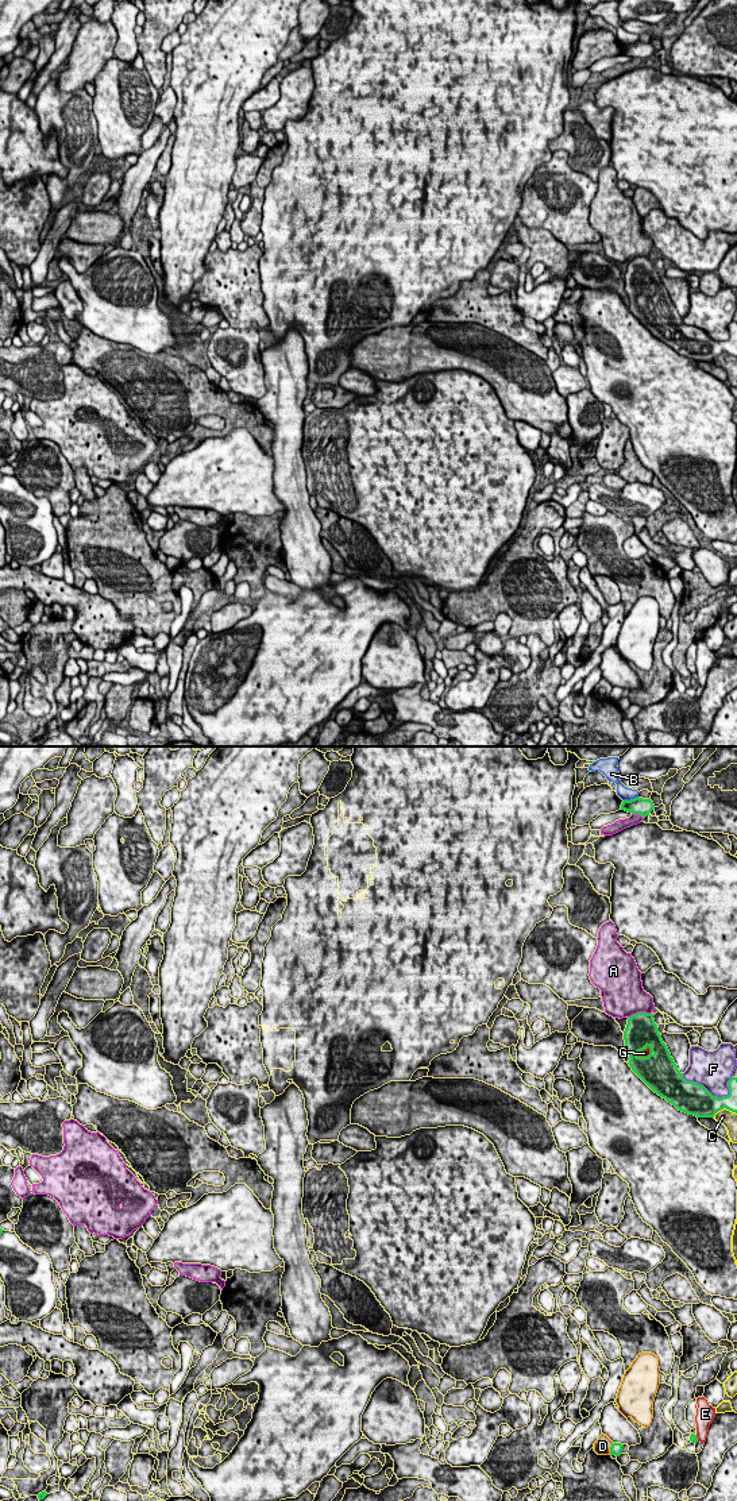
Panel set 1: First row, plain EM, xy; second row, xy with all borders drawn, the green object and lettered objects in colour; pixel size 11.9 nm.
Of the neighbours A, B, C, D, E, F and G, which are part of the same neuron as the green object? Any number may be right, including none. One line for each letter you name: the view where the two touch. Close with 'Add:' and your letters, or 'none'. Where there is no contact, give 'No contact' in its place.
G: Touches green in xy
Add: G

